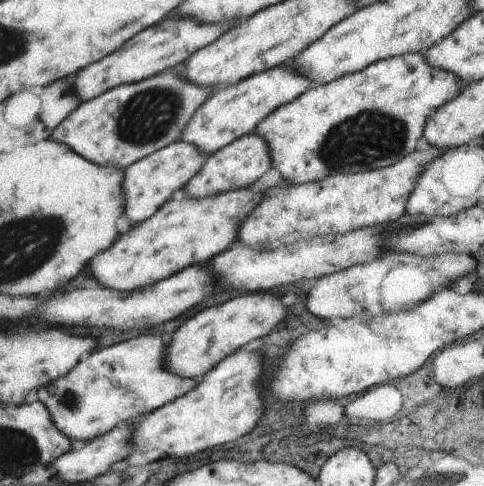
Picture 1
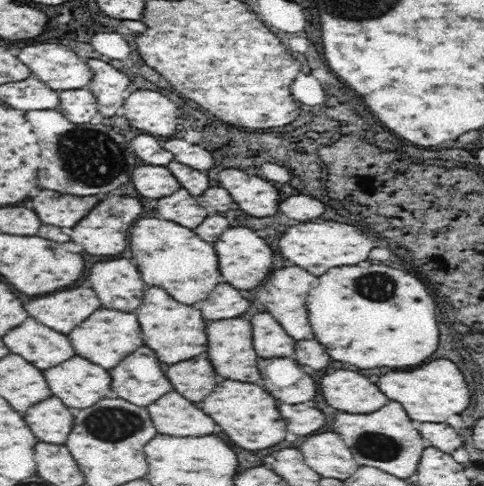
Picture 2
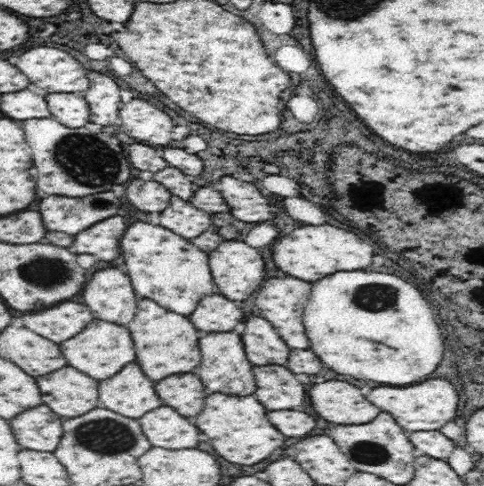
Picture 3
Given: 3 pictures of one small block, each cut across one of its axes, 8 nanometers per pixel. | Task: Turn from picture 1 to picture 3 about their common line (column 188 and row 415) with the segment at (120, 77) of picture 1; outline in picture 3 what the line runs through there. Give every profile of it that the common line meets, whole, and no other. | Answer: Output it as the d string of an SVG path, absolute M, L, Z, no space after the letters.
M46 404L24 410L8 424L14 430L14 438L22 448L38 452L54 452L62 440L62 418Z

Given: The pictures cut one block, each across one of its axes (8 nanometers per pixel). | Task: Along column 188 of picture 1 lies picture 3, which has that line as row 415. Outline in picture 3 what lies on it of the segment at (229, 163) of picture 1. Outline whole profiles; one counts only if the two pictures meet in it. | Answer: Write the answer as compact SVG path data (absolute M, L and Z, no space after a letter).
M170 374L156 384L158 396L164 406L178 410L184 418L198 416L206 404L206 386L202 386L198 374Z

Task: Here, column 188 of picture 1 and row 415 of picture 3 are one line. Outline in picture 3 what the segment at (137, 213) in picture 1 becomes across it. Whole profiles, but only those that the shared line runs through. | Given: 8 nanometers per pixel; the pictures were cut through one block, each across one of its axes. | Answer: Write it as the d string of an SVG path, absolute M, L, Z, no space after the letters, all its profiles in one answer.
M160 406L158 410L146 412L140 420L140 426L150 440L150 446L160 446L168 450L186 450L198 448L204 434L198 426L188 422L178 410L170 406Z

